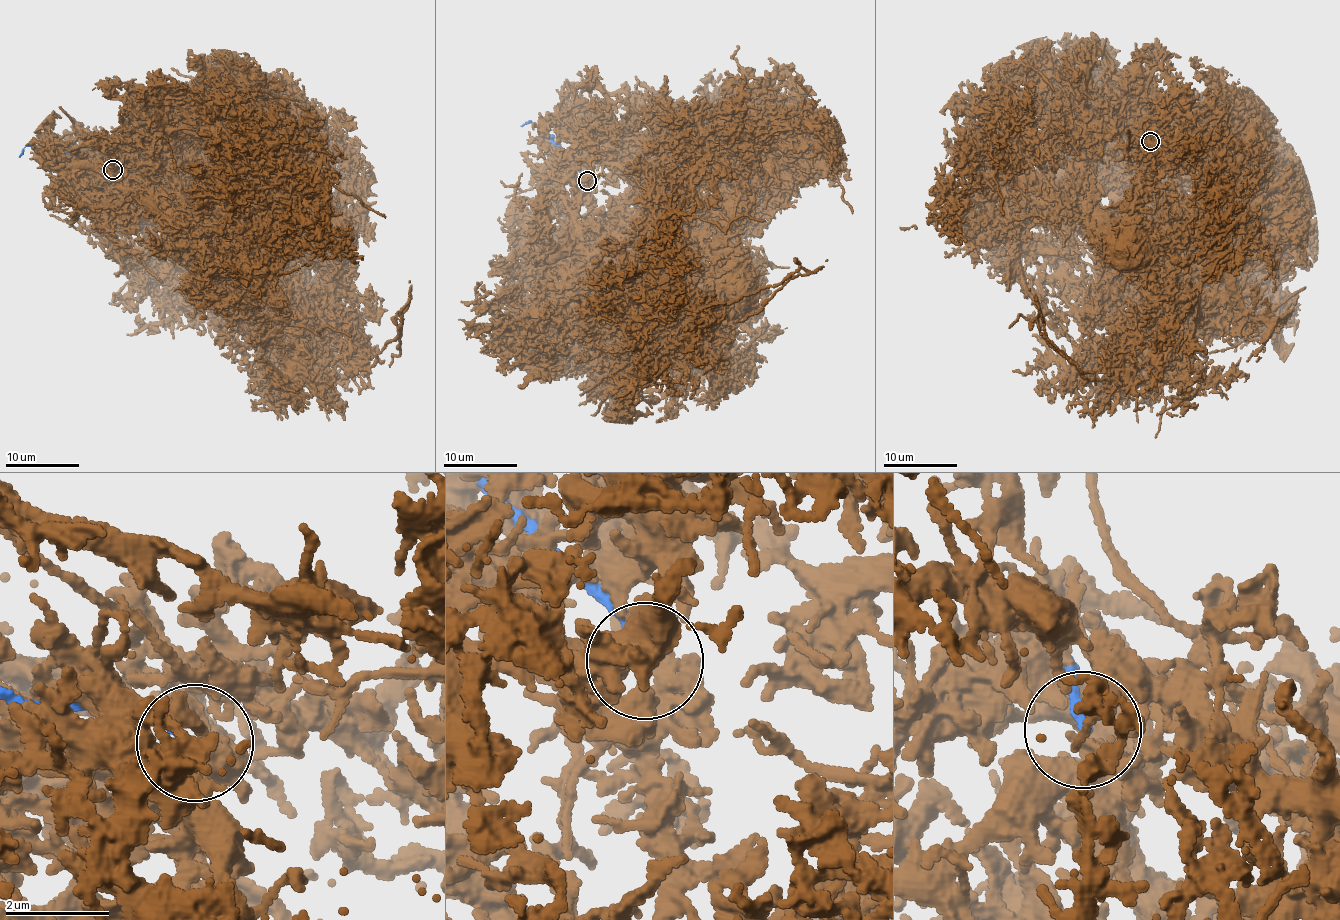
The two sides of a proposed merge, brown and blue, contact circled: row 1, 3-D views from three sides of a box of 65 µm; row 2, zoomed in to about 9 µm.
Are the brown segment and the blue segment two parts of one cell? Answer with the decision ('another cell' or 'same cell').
another cell

